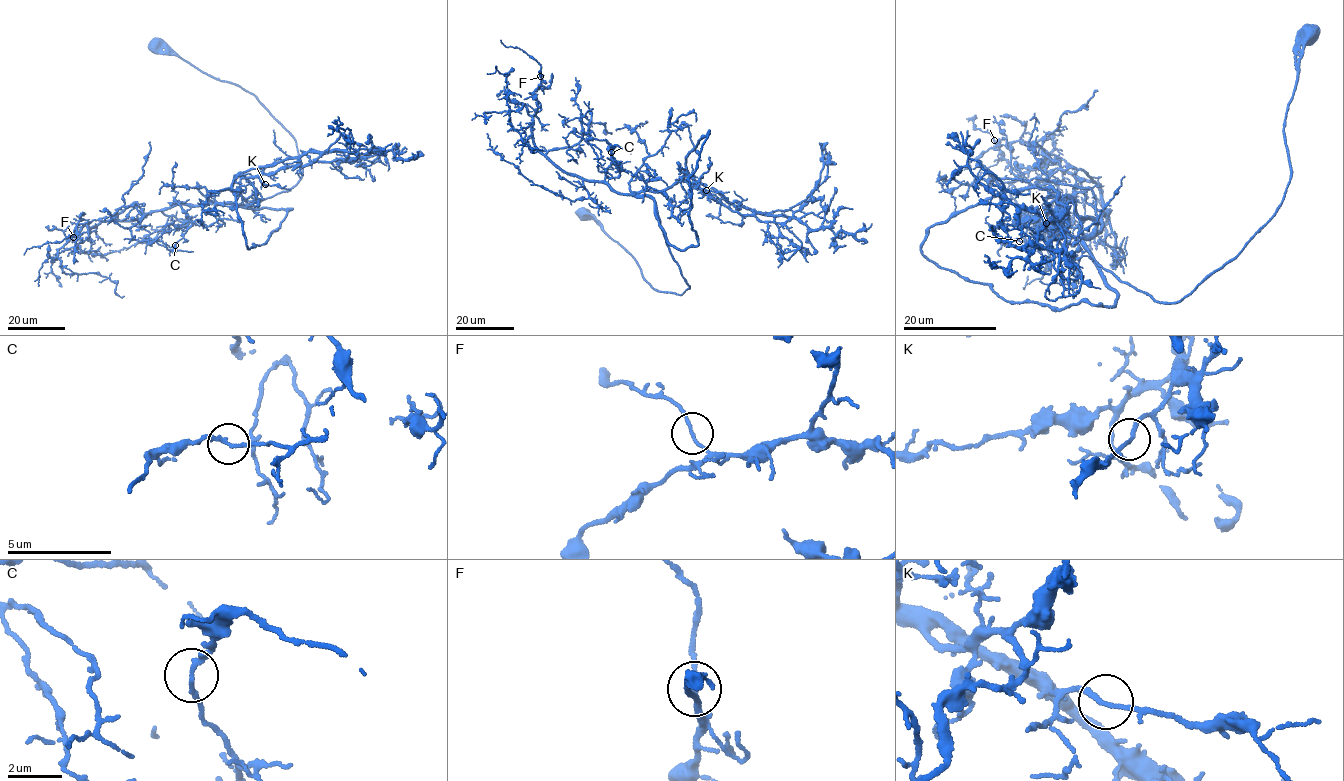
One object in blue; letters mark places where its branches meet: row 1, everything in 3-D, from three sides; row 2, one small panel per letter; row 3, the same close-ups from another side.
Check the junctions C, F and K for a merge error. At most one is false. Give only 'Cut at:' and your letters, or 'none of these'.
Cut at: F

